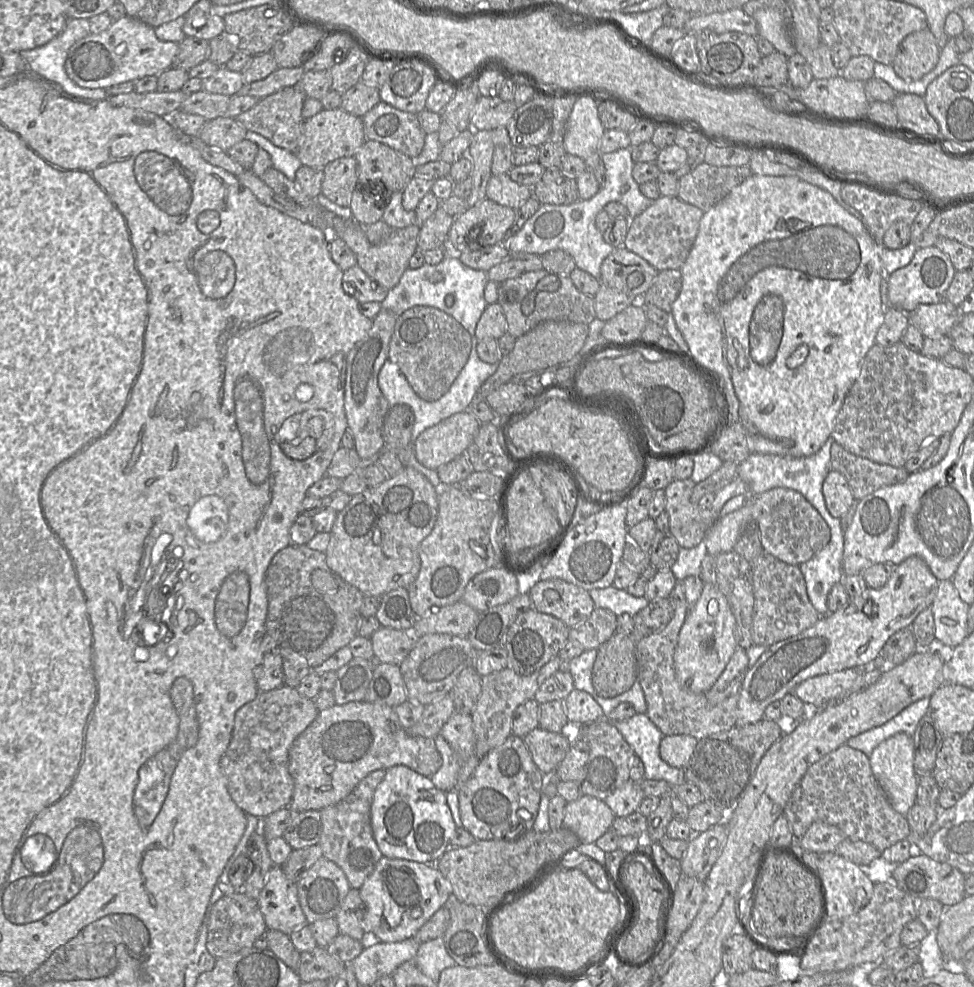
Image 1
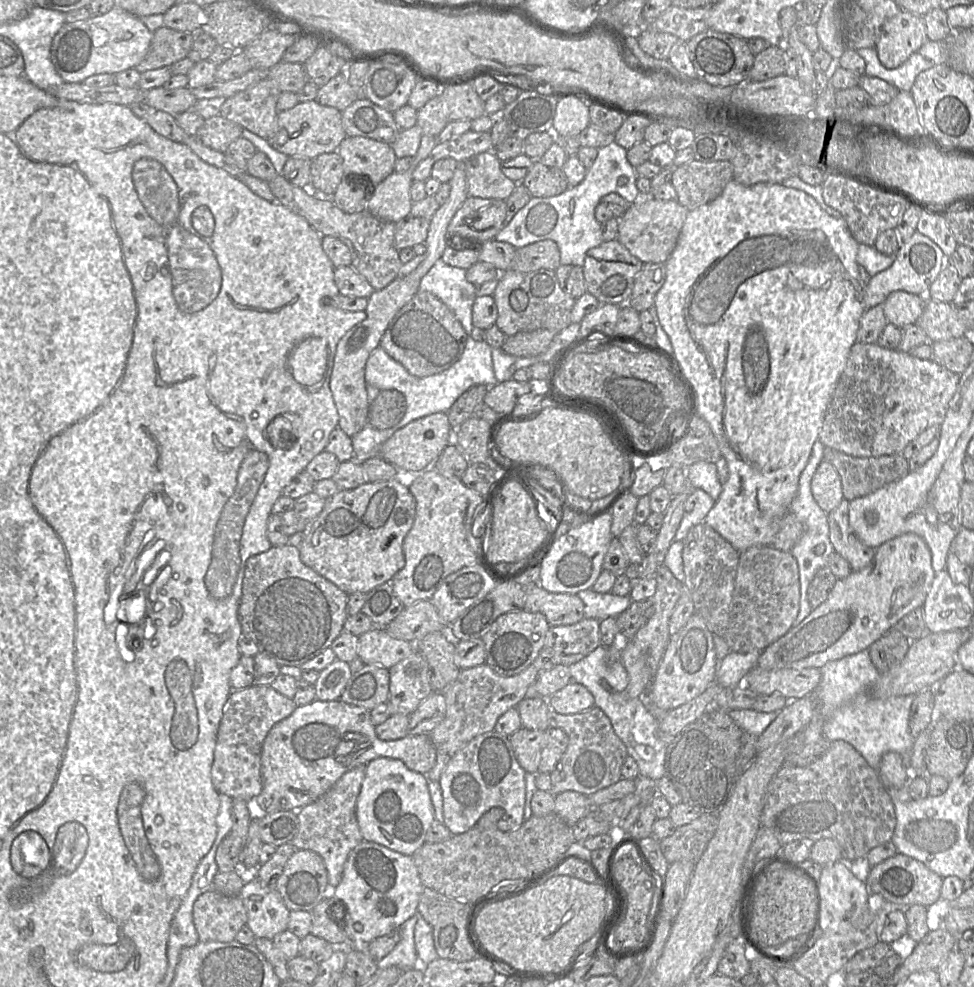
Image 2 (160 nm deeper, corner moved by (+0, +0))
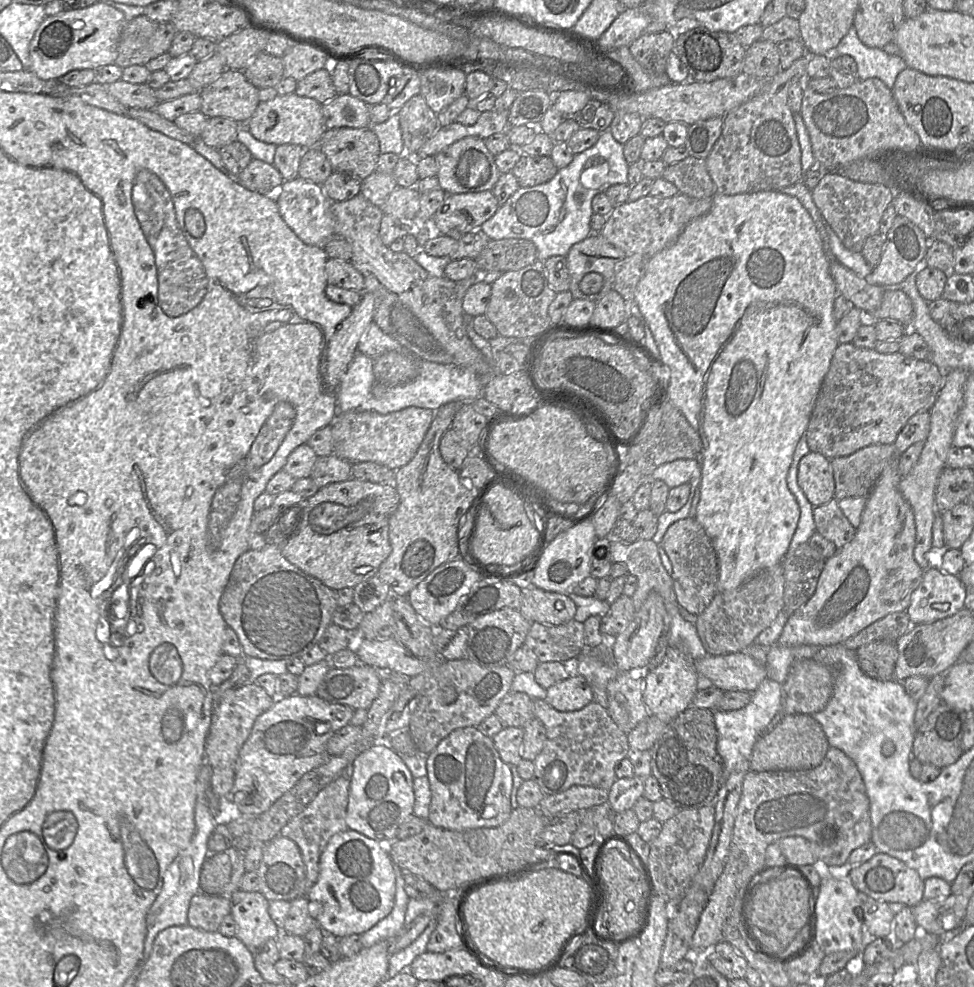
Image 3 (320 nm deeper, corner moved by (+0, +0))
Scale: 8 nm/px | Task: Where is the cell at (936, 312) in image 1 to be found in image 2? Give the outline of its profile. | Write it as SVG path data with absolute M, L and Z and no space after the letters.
M894 291L881 304L888 323L902 327L915 324L923 312L925 297L905 291Z

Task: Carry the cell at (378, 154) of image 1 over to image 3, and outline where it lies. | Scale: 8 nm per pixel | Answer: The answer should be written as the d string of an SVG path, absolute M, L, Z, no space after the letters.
M370 127L327 129L315 147L324 153L333 171L343 173L359 181L363 181L376 171L376 164L381 155L379 140Z

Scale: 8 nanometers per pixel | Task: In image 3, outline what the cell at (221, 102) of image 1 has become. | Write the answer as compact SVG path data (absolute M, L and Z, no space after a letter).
M118 80L114 83L103 85L106 86L112 96L127 108L152 110L159 103L155 90L146 84L132 84Z

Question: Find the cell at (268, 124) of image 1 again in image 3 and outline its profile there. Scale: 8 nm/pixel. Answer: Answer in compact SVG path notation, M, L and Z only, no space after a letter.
M226 69L214 82L198 91L201 97L200 112L207 118L224 117L244 125L259 105L259 89L252 85L243 71Z

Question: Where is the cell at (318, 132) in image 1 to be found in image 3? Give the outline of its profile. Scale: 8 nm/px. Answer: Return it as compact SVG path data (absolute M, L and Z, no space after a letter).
M295 93L277 95L266 102L260 101L253 116L241 126L245 127L254 138L264 143L276 146L294 144L305 149L317 146L327 130L321 104L315 99L298 96Z

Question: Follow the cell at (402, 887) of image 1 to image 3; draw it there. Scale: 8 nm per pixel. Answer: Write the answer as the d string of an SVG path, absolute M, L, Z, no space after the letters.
M351 829L335 834L328 841L326 847L324 848L323 852L320 855L319 874L317 880L313 884L313 886L308 890L308 893L306 895L307 899L309 900L309 912L311 916L317 920L319 928L321 928L323 932L330 932L336 937L344 937L352 934L360 935L369 930L370 928L372 928L377 922L379 922L381 919L383 919L390 913L394 905L394 896L395 896L395 869L393 861L387 851L386 846L380 842L377 842L376 840L368 838L363 834Z

